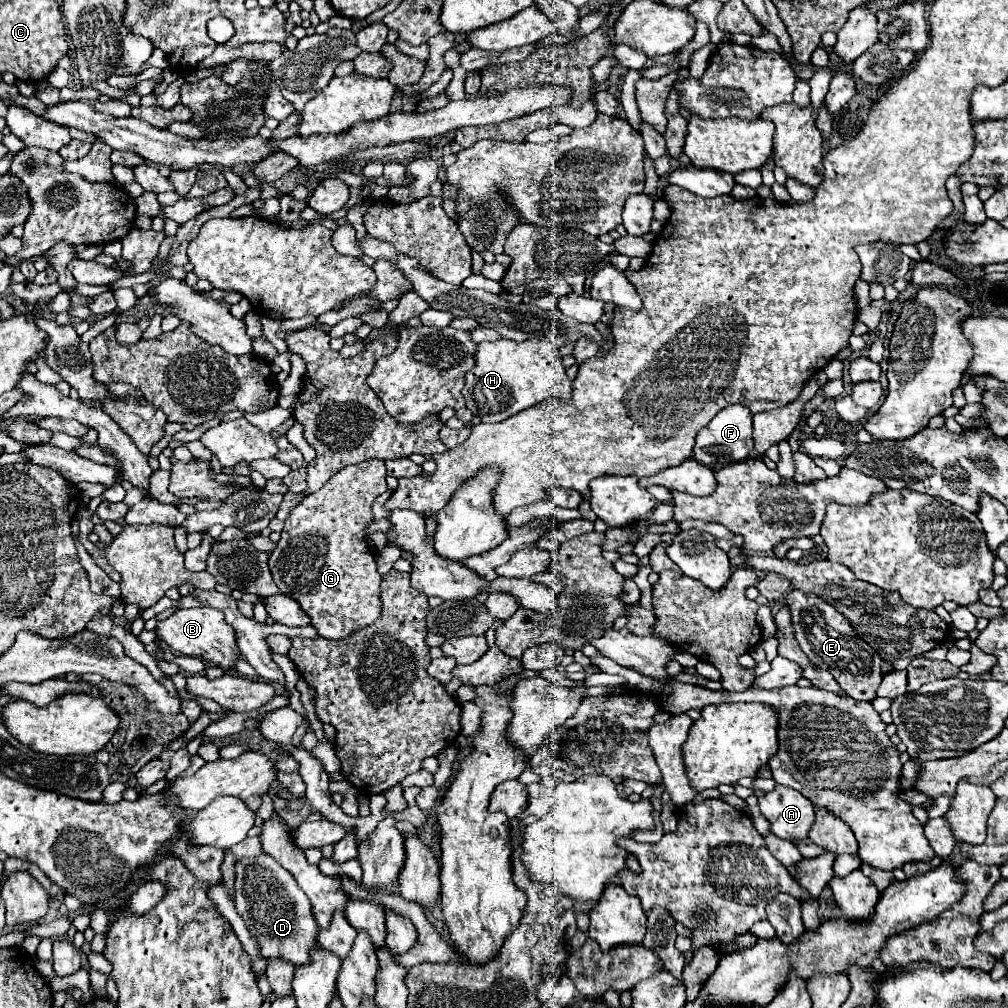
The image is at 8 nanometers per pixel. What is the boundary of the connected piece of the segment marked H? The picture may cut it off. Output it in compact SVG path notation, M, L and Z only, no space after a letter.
M504 339L486 341L478 345L474 353L476 365L466 373L466 383L462 395L466 399L466 407L482 419L482 423L498 423L504 421L540 401L550 397L570 399L572 381L566 375L562 365L559 348L544 339L530 339L524 343Z

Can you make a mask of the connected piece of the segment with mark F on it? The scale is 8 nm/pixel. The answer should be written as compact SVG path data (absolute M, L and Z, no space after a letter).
M730 405L730 407L722 409L710 421L710 425L704 431L698 433L696 445L694 445L694 457L702 465L718 471L724 465L730 465L732 461L744 461L750 455L752 449L754 449L754 443L752 443L752 413L748 411L748 407Z

